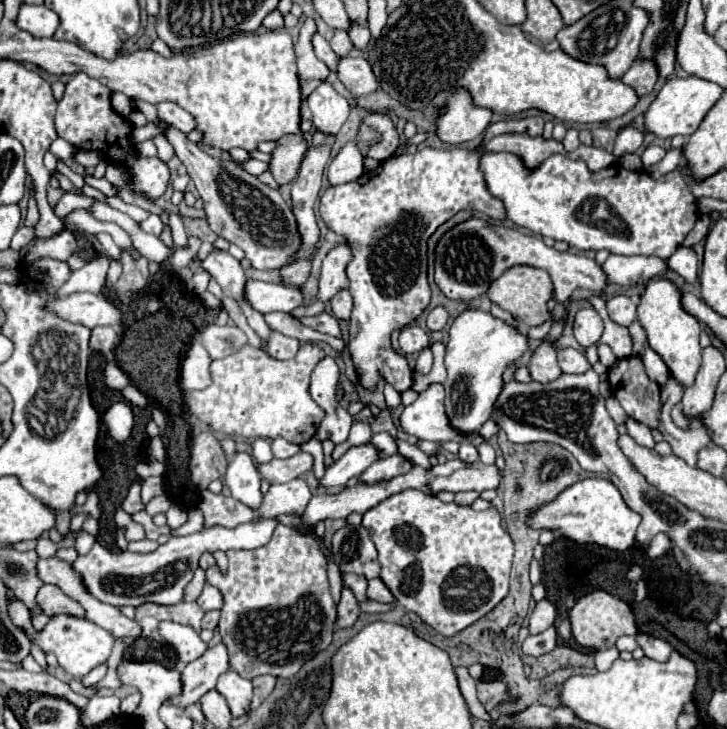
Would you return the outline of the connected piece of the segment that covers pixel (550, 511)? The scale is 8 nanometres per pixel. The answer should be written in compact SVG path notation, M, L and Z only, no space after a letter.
M586 478L576 482L574 486L558 494L556 500L542 506L530 520L532 528L558 530L562 536L580 544L598 544L618 552L624 552L632 546L638 524L640 516L626 506L618 488L606 478Z

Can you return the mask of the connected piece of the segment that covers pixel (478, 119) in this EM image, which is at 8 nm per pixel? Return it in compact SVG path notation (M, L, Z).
M466 88L454 92L442 108L444 112L436 118L436 136L452 146L484 134L494 114L490 108L478 108L474 100L470 100L470 92L466 92Z

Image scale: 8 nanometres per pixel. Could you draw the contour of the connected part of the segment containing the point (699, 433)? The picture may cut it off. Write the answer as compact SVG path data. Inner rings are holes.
M670 378L662 386L662 410L658 430L664 434L676 456L680 456L690 466L696 466L696 454L710 444L710 436L700 422L694 422L690 430L680 430L678 426L674 426L670 418L670 396L682 396L682 384L678 384L678 380L674 378Z

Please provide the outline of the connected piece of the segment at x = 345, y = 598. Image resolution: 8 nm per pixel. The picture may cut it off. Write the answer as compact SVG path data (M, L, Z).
M344 588L342 590L342 600L338 604L338 628L348 628L356 622L360 614L360 608L358 608L358 600L354 596L354 592L350 592L350 588Z

